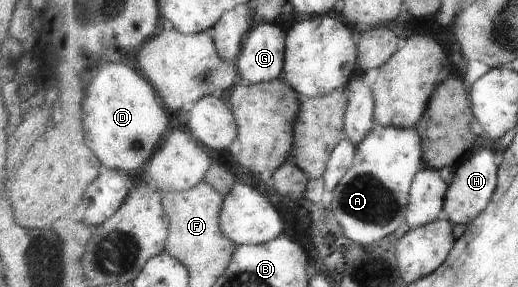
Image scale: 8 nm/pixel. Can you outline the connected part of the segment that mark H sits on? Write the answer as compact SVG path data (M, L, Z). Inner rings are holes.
M483 151L471 161L464 161L455 170L455 176L450 184L447 194L447 203L444 217L452 221L453 224L471 225L489 207L489 203L497 193L497 183L499 183L499 165L495 161L493 151Z

